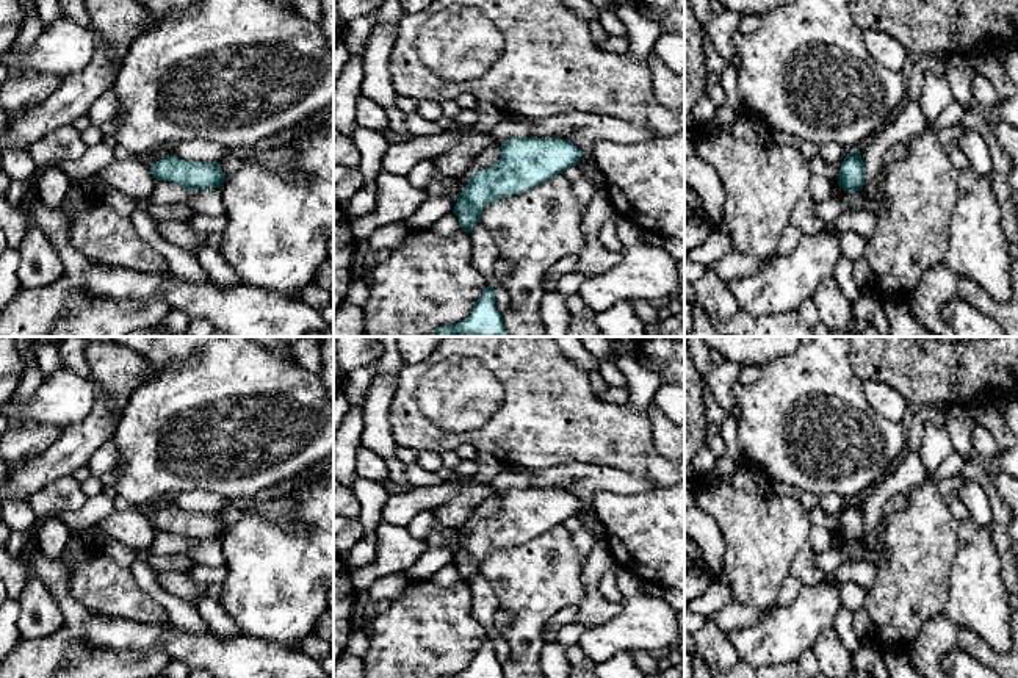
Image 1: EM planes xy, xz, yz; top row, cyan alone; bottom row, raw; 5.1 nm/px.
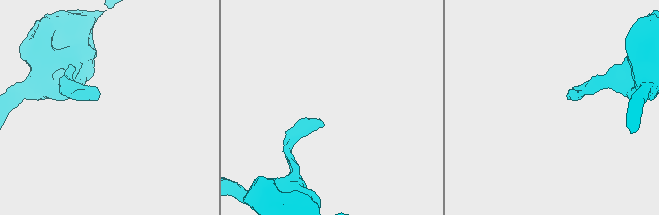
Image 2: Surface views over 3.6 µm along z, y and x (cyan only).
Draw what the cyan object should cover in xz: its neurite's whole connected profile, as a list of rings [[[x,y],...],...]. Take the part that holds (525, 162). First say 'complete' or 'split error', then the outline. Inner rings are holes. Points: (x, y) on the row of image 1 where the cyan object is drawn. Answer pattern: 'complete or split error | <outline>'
complete | [[[529,136],[501,142],[500,160],[471,174],[454,205],[453,213],[462,232],[468,233],[481,222],[481,213],[489,202],[526,193],[567,168],[576,166],[581,157],[581,149],[570,139]]]

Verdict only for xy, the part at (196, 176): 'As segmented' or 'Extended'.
As segmented

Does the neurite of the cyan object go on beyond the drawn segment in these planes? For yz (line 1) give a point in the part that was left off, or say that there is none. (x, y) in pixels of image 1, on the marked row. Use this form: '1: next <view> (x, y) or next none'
1: next none

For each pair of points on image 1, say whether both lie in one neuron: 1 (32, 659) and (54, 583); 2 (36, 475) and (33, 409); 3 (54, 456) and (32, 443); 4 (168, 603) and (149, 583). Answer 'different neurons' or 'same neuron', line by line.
1: same neuron
2: different neurons
3: different neurons
4: same neuron

